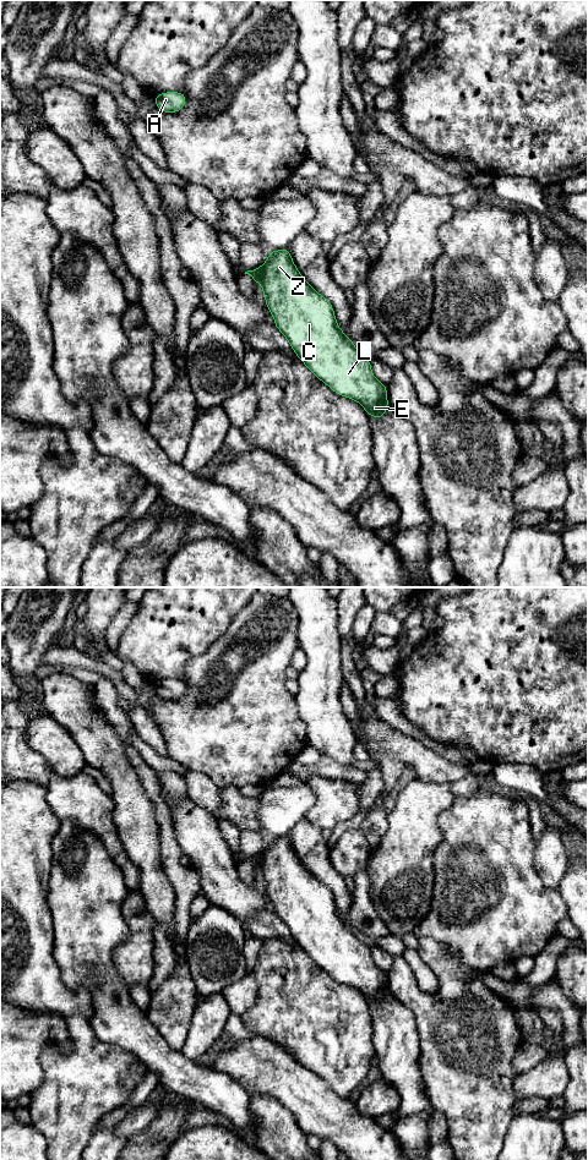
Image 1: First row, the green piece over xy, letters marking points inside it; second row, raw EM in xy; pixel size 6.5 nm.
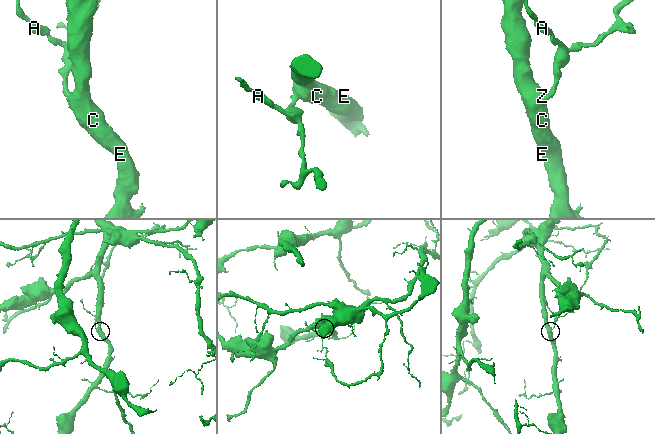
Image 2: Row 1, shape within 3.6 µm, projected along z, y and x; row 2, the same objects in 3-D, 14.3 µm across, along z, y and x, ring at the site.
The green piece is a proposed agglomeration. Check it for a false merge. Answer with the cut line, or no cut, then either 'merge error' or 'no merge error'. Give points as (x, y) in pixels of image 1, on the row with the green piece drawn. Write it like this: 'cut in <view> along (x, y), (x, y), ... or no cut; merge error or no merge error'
cut in xy along (261, 267), (256, 282); merge error

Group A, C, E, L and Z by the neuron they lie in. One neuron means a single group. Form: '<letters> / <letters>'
A / C E L Z

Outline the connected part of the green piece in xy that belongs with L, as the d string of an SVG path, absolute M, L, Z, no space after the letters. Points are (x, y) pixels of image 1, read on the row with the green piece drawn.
M288 247L268 252L266 262L261 266L257 283L262 285L266 306L274 319L273 324L288 340L298 359L337 395L355 400L370 417L382 418L390 405L387 385L374 376L371 360L363 356L355 344L339 329L332 303L303 278Z

